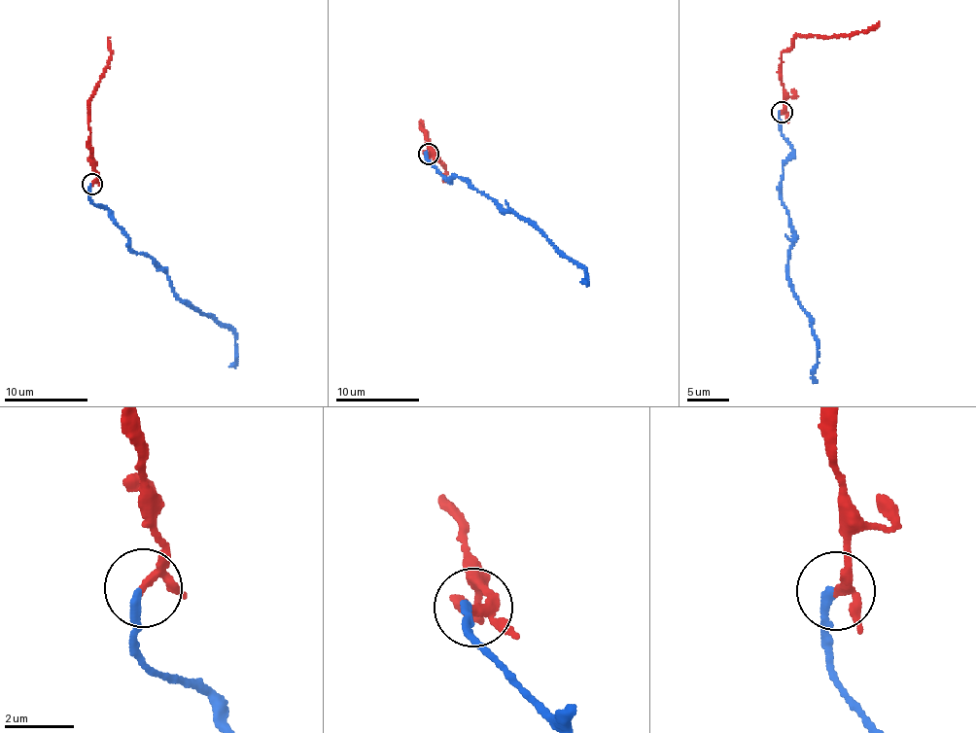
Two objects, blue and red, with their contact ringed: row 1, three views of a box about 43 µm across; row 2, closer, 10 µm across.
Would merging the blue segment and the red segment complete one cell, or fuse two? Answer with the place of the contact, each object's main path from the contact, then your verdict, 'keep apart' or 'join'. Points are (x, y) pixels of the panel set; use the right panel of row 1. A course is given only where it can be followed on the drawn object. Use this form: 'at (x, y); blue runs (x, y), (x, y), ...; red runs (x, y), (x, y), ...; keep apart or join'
at (782, 112); blue runs (781, 111), (779, 127), (792, 150), (782, 184), (794, 239), (789, 285), (810, 319), (817, 383); red runs (782, 112), (781, 54), (791, 46), (791, 41), (798, 36), (829, 36), (868, 32), (879, 22); join

